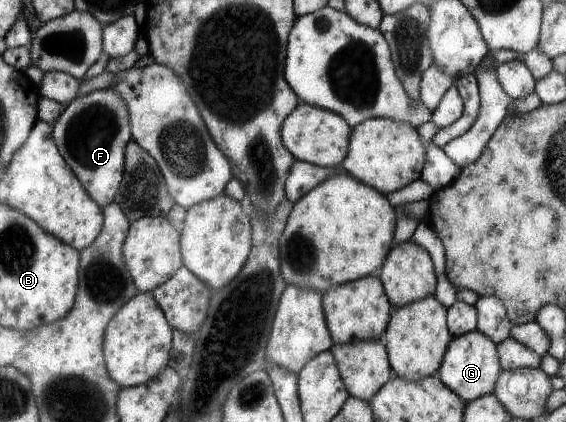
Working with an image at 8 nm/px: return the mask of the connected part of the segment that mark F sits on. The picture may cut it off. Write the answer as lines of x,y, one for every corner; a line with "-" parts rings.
111,88
95,90
67,103
52,127
53,138
63,160
81,181
89,196
102,209
113,203
123,178
125,148
133,138
125,102

